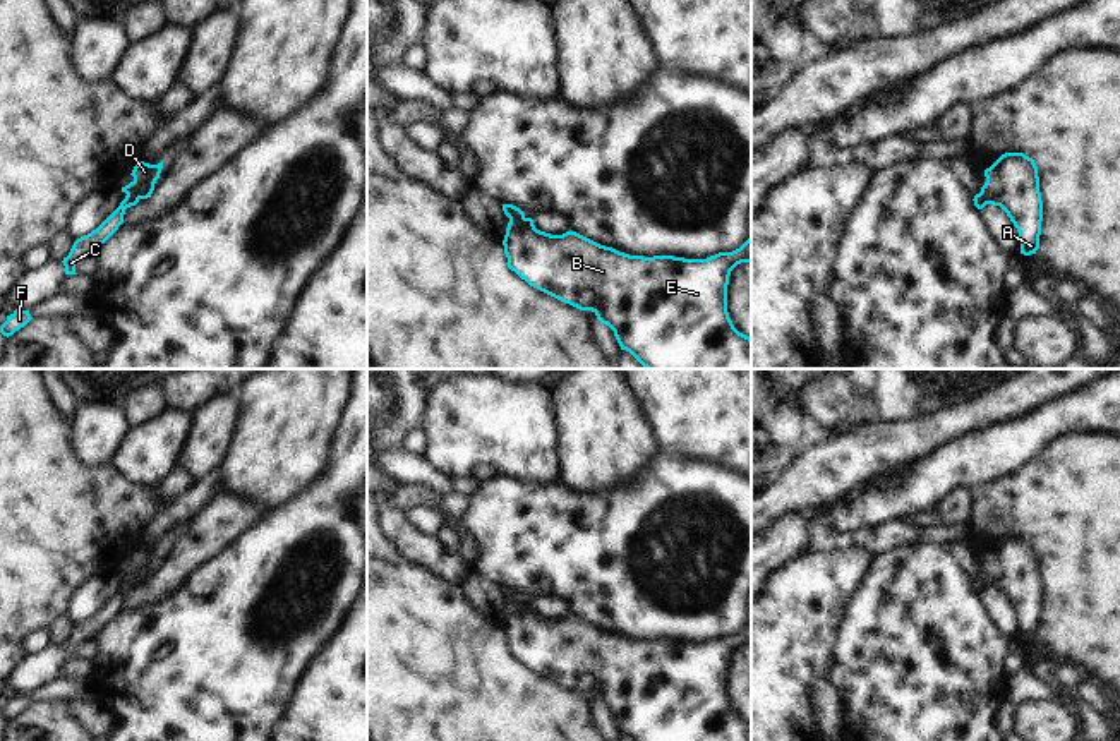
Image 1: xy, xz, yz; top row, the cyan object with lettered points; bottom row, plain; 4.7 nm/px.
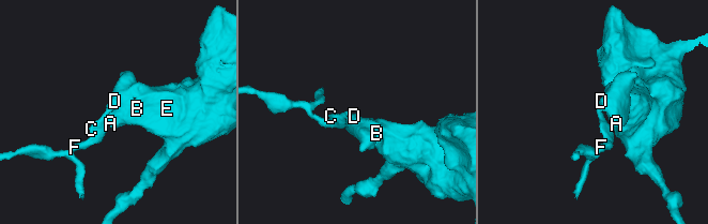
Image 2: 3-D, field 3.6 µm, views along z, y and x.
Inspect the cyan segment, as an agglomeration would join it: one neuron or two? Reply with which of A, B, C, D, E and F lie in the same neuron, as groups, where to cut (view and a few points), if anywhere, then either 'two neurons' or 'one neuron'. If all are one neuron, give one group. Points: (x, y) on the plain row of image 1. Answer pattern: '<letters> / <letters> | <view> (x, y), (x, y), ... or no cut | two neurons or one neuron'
A B D E / C F | xz (523, 601), (510, 606) | two neurons

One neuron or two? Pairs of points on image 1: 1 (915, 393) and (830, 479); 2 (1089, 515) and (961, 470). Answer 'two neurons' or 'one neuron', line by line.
1: two neurons
2: two neurons

